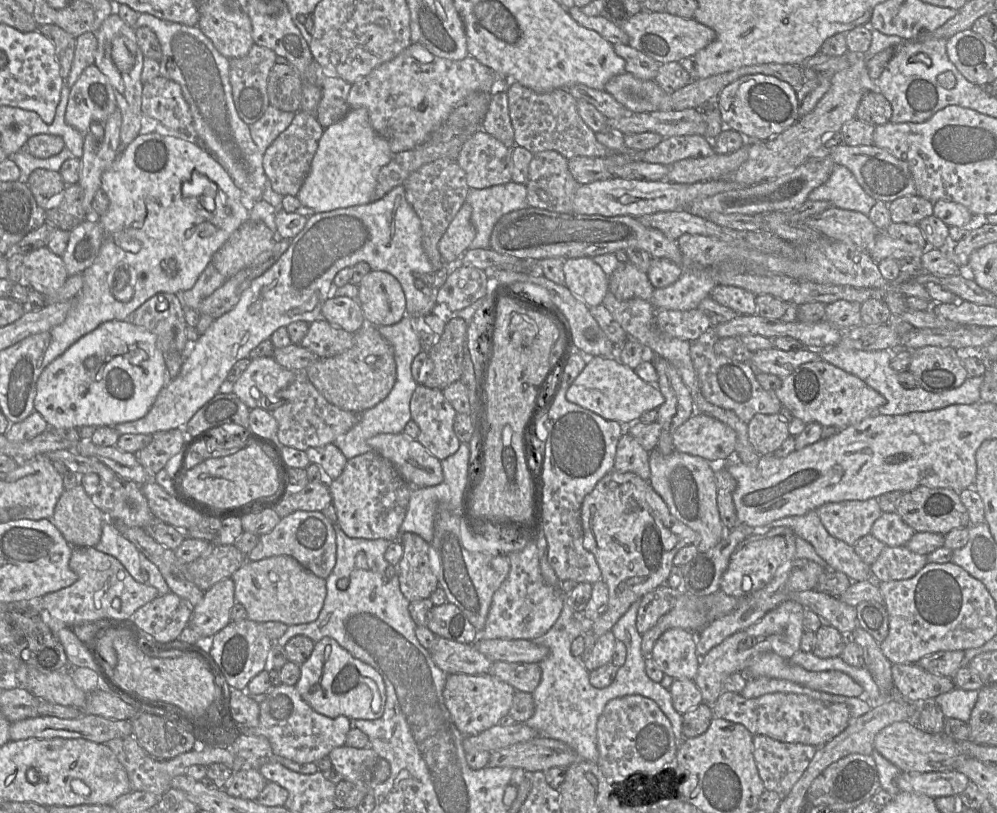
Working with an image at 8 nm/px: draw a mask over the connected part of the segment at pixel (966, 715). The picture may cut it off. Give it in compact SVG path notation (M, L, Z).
M953 688L935 697L934 701L940 706L945 718L955 718L968 723L978 695L979 690Z

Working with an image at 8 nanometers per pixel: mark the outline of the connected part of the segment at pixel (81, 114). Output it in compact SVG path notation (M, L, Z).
M90 65L70 89L65 121L84 137L92 122L104 122L116 109L112 85Z

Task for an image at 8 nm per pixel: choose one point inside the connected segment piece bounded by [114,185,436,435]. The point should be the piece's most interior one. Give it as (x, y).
(386, 233)

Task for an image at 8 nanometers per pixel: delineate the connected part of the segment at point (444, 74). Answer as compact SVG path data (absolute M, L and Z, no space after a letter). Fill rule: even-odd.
M411 43L396 57L377 66L368 75L353 83L347 102L350 109L366 108L372 128L388 142L392 153L397 154L426 142L447 120L454 108L471 93L492 93L497 77L499 76L492 69L470 55L462 60L450 60L433 55L421 44Z

